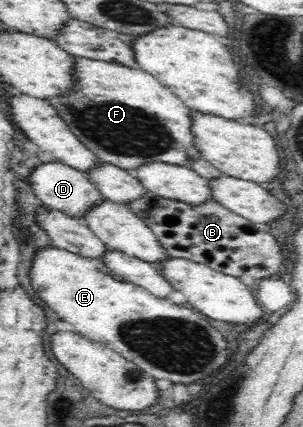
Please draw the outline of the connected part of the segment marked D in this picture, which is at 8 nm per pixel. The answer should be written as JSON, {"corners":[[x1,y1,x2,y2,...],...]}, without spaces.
{"corners":[[40,163,32,170,34,174,28,178,31,190,29,193,36,195,44,204,48,204,51,210,58,210,72,218,86,218,86,214,92,211,92,208,100,206,104,202,105,197,102,192,92,181,89,180,87,174,72,169,70,166,61,163]]}

